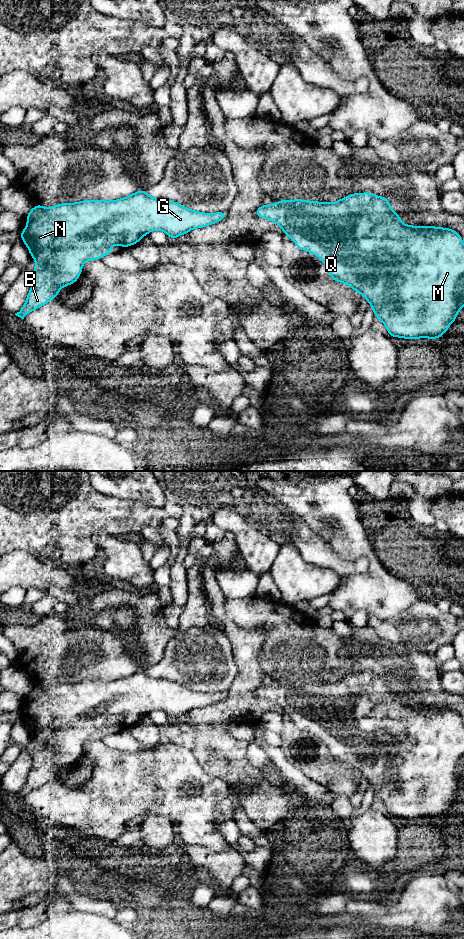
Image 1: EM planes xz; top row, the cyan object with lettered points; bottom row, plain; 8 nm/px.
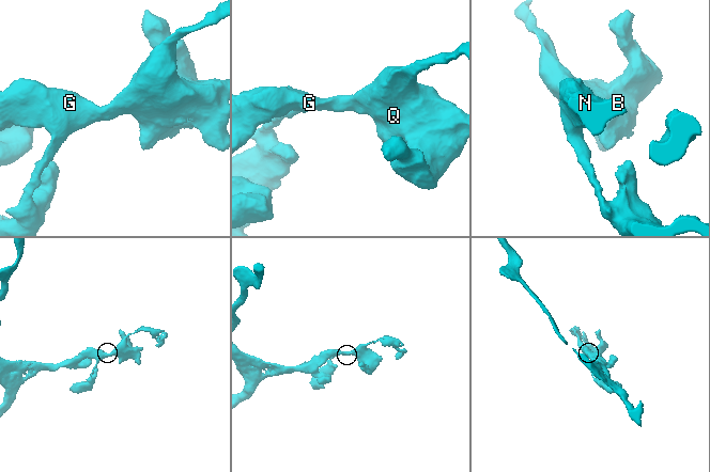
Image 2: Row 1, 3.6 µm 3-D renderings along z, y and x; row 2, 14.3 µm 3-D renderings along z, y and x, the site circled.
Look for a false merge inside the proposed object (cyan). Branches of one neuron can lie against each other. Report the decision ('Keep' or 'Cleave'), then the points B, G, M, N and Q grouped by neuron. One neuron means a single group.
Keep. Groups: B G M N Q

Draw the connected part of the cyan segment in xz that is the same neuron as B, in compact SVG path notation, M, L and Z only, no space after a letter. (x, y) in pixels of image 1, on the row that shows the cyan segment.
M144 188L119 200L84 200L77 203L62 203L50 208L35 204L26 215L27 227L20 231L20 235L36 265L26 302L15 315L24 319L29 312L55 299L62 287L77 281L86 261L97 260L111 254L114 244L123 248L129 247L154 230L164 231L175 240L194 228L213 225L224 220L226 216L227 211L197 212L175 201L150 197Z

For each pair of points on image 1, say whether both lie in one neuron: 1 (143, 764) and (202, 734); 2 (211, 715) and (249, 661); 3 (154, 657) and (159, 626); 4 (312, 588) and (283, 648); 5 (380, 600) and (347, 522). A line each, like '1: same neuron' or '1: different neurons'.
1: same neuron
2: same neuron
3: same neuron
4: different neurons
5: same neuron

